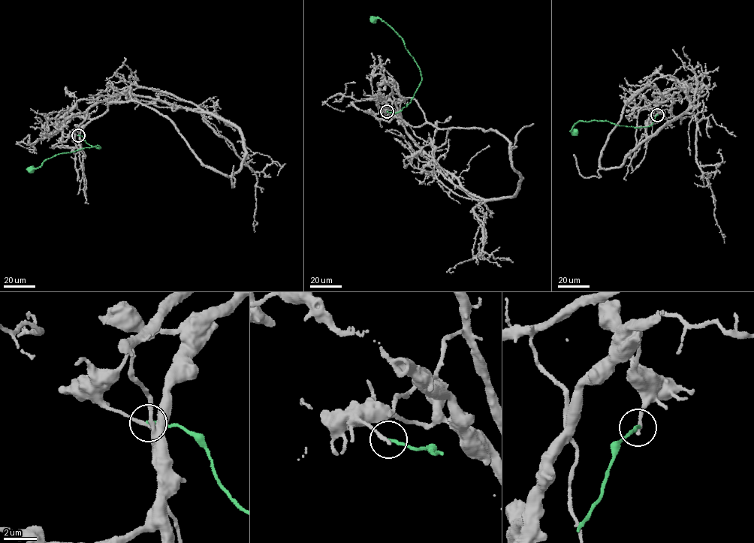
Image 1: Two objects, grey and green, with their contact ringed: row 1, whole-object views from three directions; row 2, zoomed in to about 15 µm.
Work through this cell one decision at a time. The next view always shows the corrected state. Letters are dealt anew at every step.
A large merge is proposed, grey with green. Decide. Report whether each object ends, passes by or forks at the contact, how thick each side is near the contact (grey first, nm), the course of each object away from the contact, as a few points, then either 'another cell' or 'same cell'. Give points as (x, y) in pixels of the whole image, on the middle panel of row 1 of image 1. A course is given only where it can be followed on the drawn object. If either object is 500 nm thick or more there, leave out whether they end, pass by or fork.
grey ends there; green ends there; 260 nm thick on the grey side, 190 nm on the other; grey runs (387, 111), (401, 117), (414, 143), (484, 200), (473, 209), (483, 226), (481, 254), (446, 272); green runs (387, 111), (394, 113), (405, 107), (413, 97), (422, 76), (419, 67), (401, 37), (379, 19), (372, 19); another cell

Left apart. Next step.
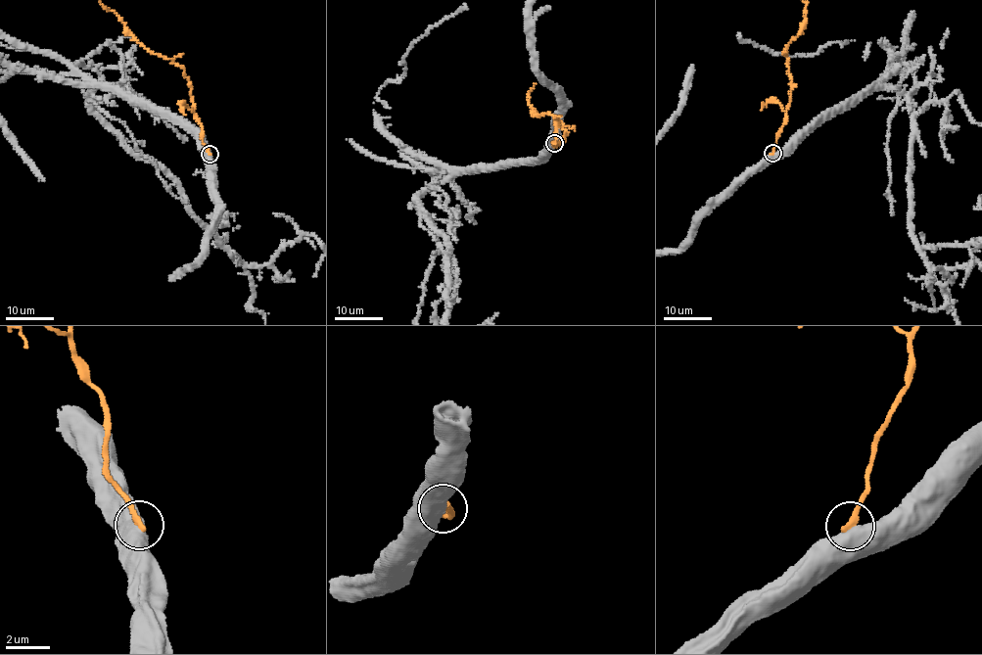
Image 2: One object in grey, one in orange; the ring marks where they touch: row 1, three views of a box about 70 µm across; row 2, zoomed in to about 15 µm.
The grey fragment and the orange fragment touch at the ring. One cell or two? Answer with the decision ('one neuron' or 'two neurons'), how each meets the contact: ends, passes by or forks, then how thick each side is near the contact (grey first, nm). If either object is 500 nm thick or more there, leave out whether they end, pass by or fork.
two neurons; 700 nm thick on the grey side, 320 nm on the other

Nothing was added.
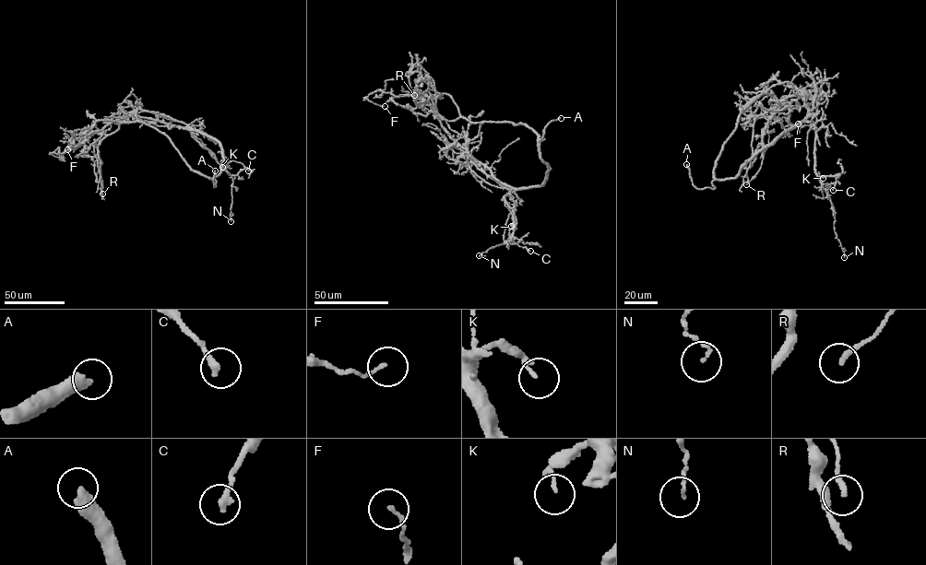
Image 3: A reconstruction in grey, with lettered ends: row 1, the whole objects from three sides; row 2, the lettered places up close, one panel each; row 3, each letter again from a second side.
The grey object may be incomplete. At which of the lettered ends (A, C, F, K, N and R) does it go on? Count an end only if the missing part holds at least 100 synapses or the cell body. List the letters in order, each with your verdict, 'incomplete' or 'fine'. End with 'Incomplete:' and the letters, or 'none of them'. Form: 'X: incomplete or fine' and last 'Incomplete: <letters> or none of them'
A: incomplete
C: fine
F: fine
K: fine
N: fine
R: fine
Incomplete: A

